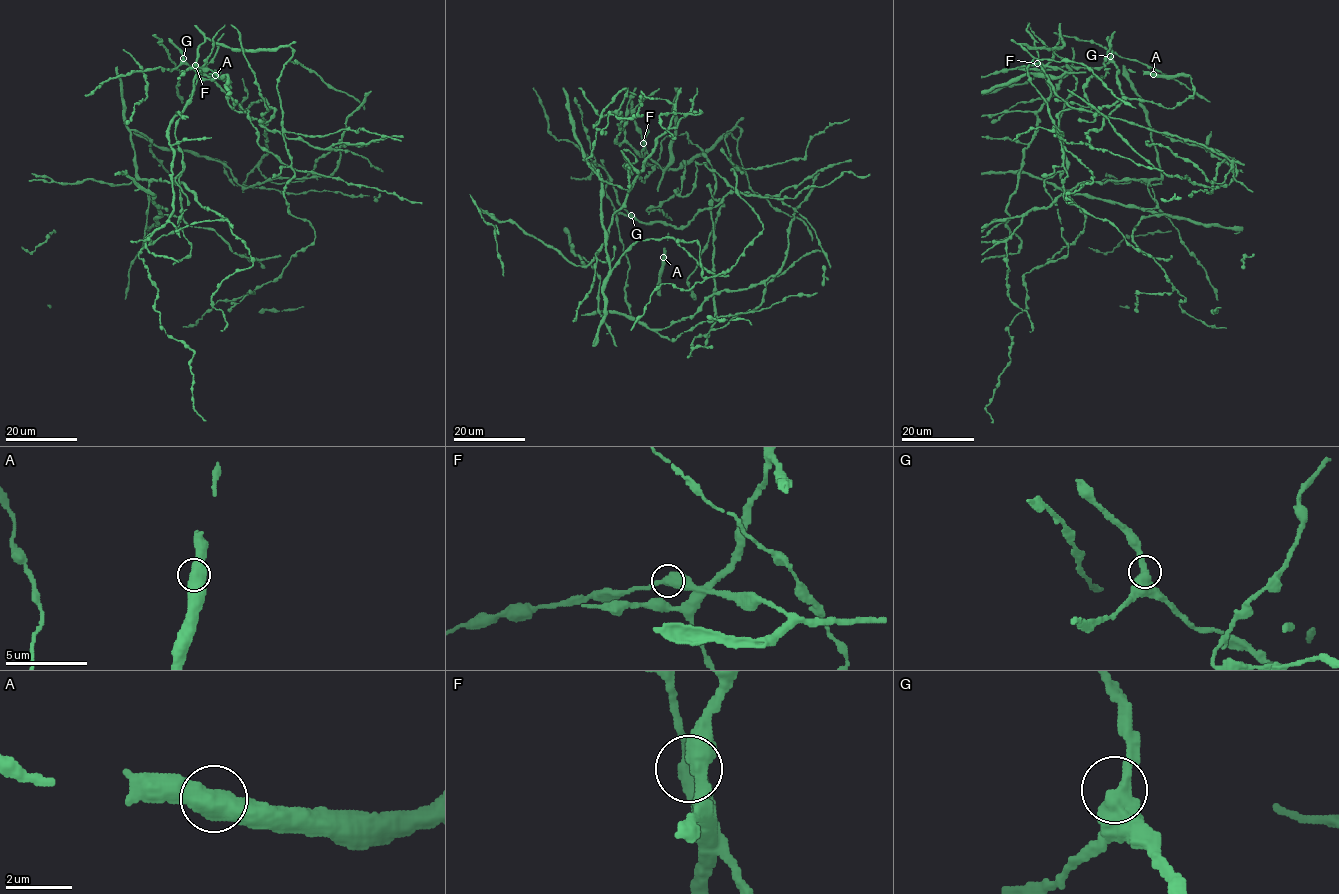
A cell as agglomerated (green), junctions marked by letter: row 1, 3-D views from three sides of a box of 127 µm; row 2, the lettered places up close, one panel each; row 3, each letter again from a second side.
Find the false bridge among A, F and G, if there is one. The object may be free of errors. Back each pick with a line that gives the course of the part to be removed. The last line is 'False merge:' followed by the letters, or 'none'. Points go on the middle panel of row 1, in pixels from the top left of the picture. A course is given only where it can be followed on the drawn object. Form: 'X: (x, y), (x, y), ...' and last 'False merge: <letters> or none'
False merge: none

